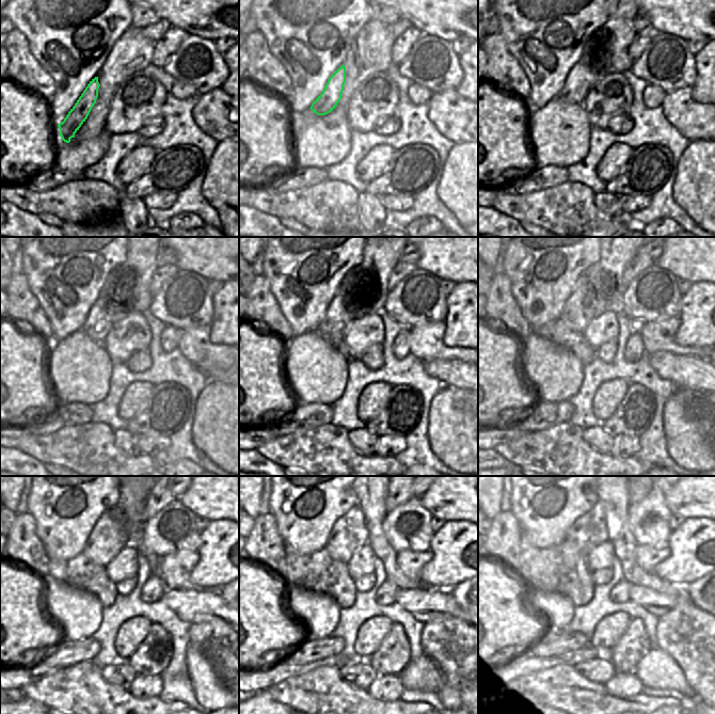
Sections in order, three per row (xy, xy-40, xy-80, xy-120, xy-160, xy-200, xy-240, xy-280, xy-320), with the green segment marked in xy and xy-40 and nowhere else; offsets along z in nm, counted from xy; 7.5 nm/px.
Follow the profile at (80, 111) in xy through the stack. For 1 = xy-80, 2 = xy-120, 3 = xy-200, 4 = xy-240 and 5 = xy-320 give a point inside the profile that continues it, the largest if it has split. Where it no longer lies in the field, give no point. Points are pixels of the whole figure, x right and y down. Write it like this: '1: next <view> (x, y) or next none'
1: next xy-80 (575, 89)
2: next xy-120 (97, 326)
3: next xy-200 (580, 310)
4: next xy-240 (108, 537)
5: next xy-320 (589, 530)

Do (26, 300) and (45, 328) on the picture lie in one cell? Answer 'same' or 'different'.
same

